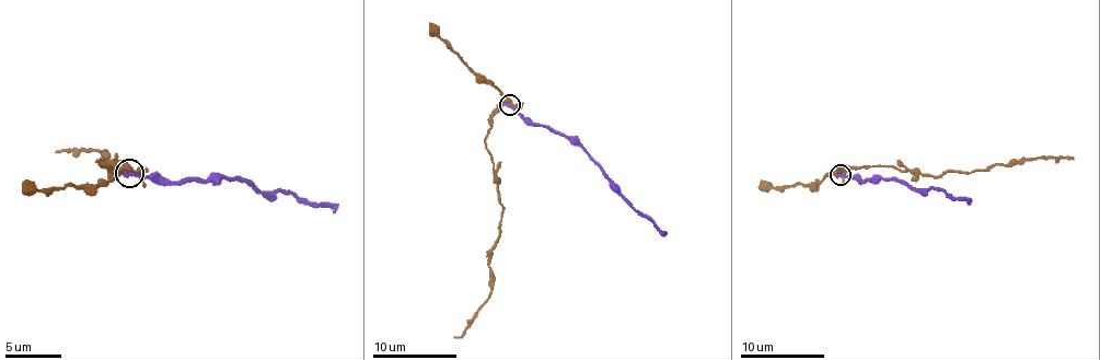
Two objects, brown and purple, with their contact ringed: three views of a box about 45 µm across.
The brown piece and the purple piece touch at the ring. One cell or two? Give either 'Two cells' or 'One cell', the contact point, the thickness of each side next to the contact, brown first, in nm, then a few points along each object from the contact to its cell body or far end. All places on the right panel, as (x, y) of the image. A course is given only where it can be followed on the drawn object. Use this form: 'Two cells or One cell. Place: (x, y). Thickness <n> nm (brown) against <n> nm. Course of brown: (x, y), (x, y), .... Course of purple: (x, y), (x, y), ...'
Two cells. Place: (841, 175). Thickness 400 nm (brown) against 320 nm. Course of brown: (840, 174), (853, 167), (876, 165), (941, 174), (973, 172), (998, 164), (1031, 160), (1072, 160). Course of purple: (840, 174), (858, 181), (896, 178), (917, 189), (941, 189), (951, 197), (971, 199)

